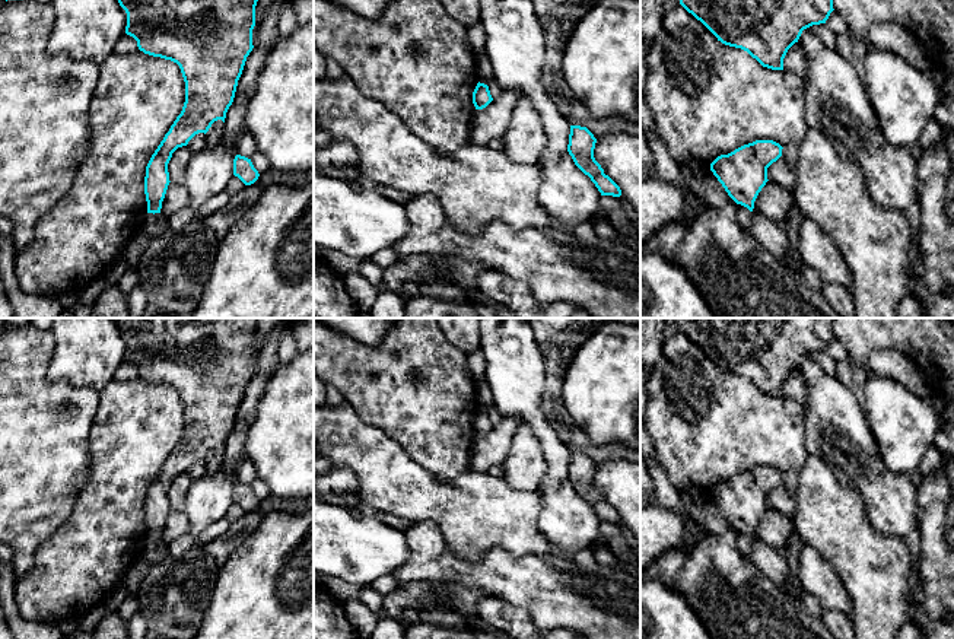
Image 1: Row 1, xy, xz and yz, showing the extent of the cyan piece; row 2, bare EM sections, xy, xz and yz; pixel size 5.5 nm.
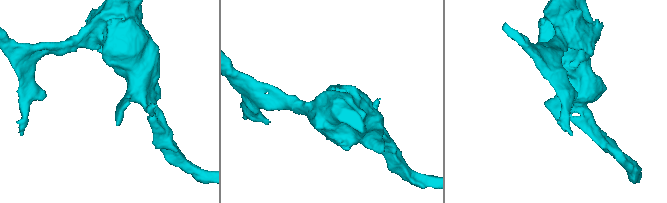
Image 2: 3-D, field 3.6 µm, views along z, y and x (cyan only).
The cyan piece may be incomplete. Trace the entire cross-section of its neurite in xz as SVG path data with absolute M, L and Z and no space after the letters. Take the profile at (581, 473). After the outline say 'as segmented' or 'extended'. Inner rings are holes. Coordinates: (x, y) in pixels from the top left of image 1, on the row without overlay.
M570 452L567 479L575 492L591 505L601 522L620 524L620 514L604 500L604 496L594 484L597 465L594 461L581 452Z; as segmented

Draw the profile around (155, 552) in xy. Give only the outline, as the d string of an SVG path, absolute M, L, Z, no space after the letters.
M147 540L143 553L146 554L150 565L160 563L165 557L169 556L168 549L165 549L162 544L162 540Z

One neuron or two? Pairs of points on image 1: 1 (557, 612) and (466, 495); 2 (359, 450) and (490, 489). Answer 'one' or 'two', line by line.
1: two
2: one

